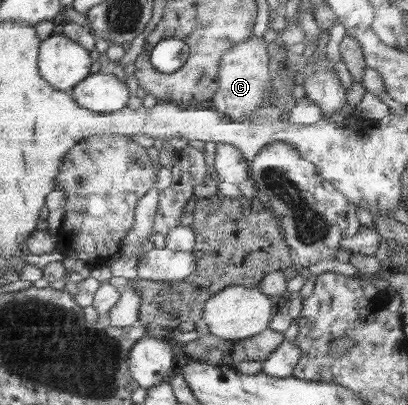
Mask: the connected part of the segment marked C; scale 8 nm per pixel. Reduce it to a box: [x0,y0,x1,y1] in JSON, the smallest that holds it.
[213,36,270,122]

